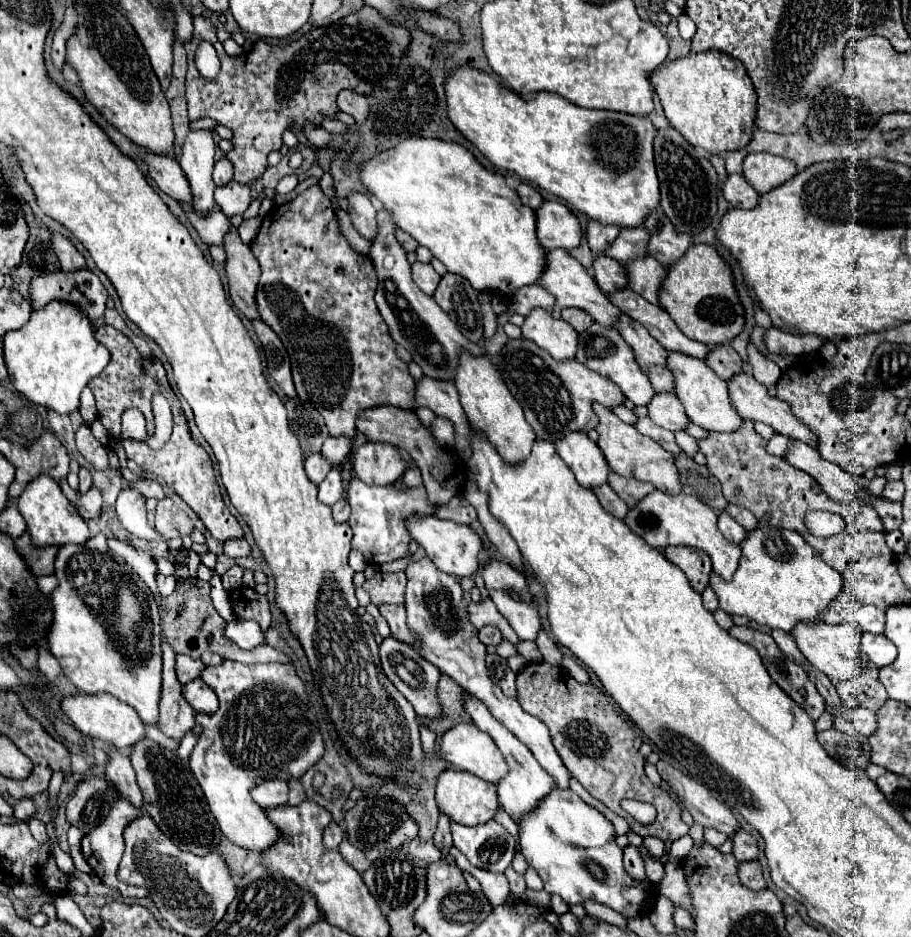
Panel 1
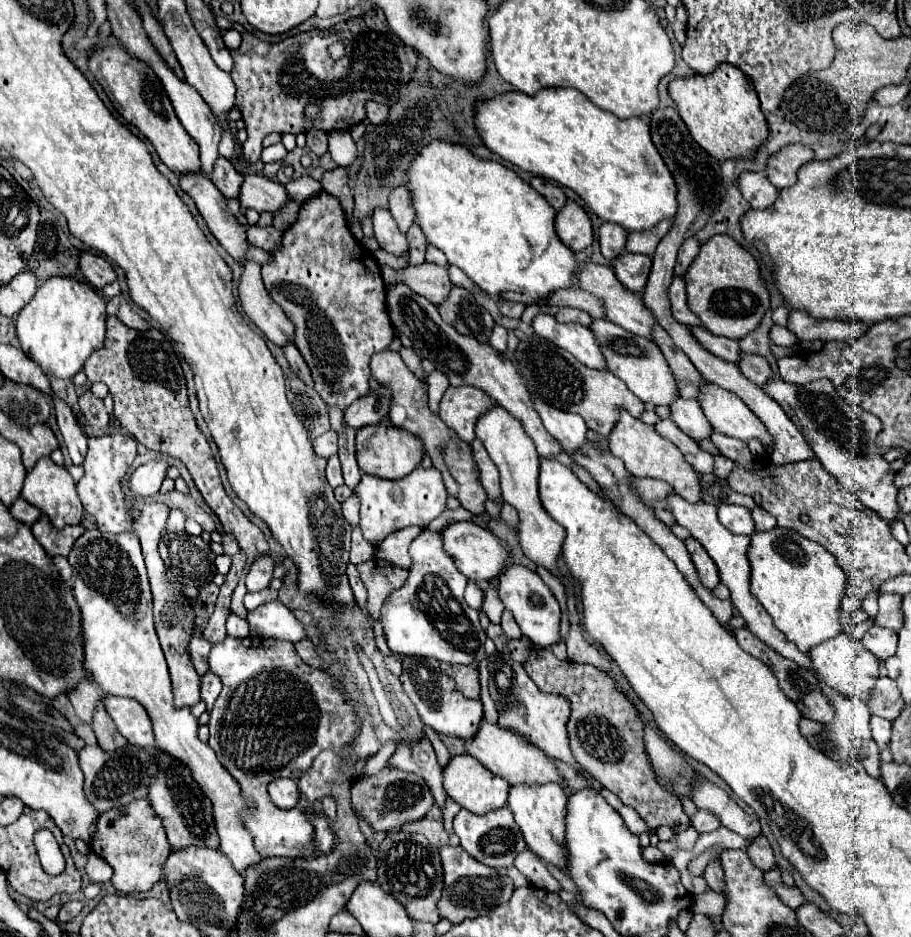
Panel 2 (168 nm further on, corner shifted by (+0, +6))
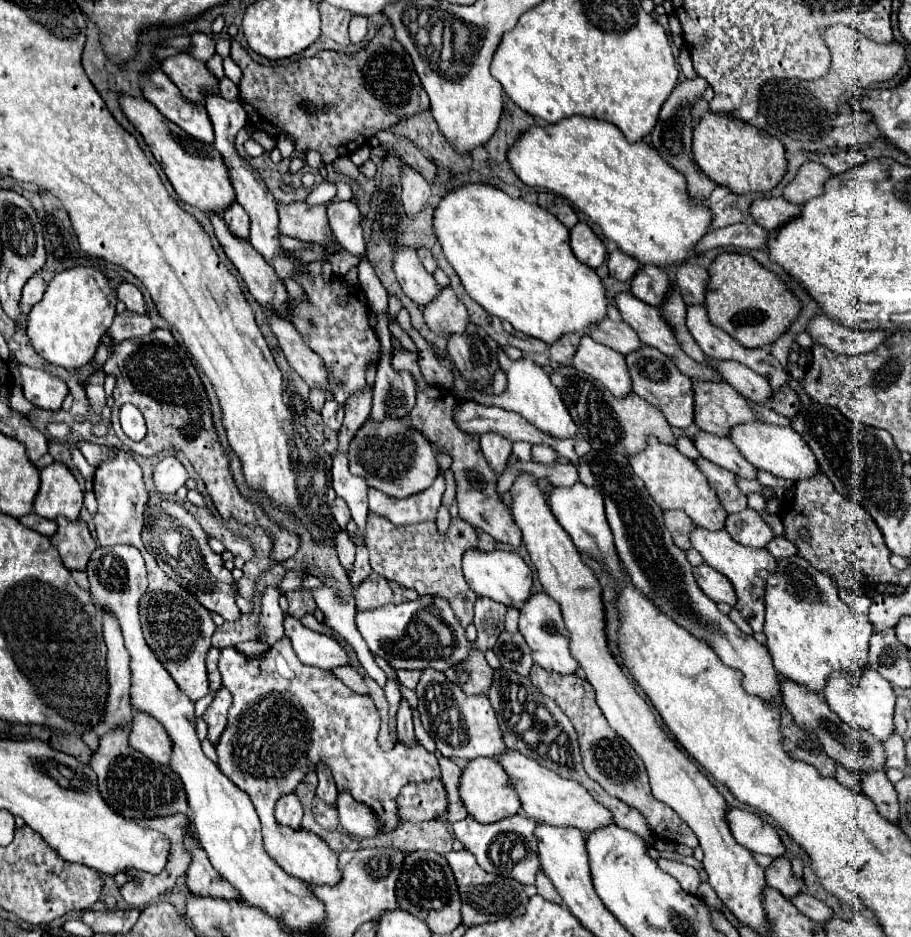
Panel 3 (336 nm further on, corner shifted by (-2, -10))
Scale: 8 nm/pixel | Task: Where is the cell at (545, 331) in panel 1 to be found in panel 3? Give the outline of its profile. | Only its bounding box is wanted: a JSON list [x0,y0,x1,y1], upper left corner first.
[573,334,633,398]

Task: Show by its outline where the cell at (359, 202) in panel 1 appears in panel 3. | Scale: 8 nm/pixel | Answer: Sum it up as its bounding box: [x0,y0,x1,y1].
[393,248,439,308]

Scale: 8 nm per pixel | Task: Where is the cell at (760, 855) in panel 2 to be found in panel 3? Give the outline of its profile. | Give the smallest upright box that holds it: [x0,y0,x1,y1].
[765,856,805,898]

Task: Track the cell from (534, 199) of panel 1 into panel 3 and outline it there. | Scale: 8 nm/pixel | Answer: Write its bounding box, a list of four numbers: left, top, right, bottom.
[537,192,579,228]

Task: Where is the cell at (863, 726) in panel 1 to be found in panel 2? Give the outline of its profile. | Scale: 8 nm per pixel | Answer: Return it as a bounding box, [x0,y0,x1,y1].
[871,716,891,750]

